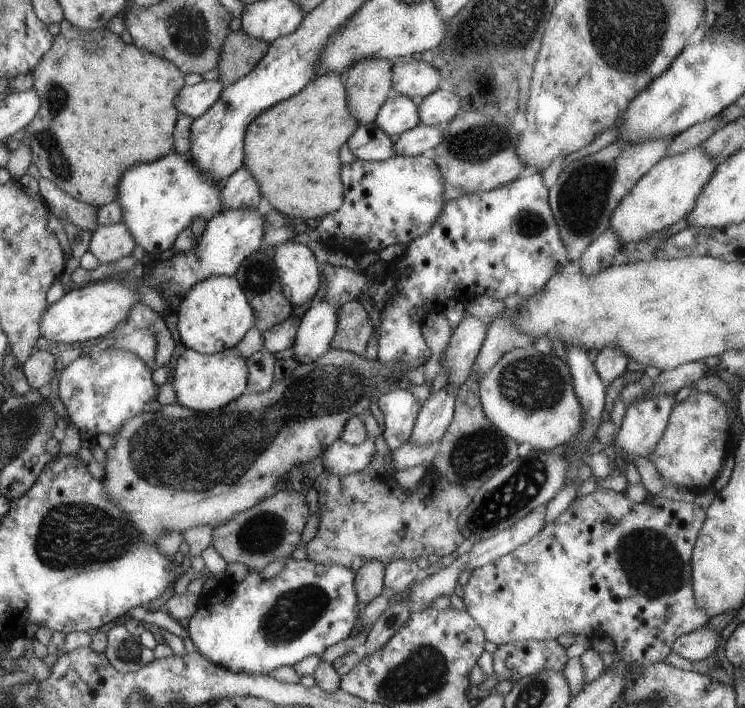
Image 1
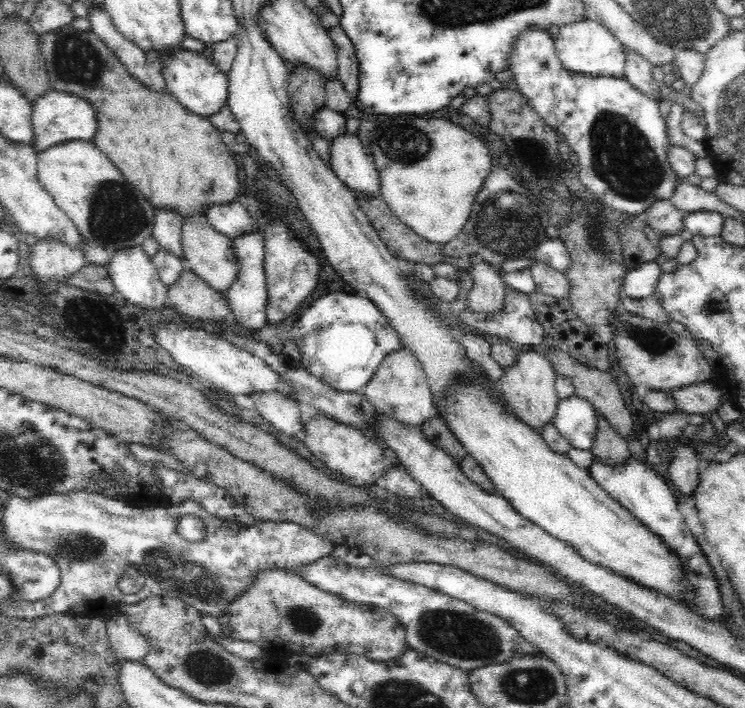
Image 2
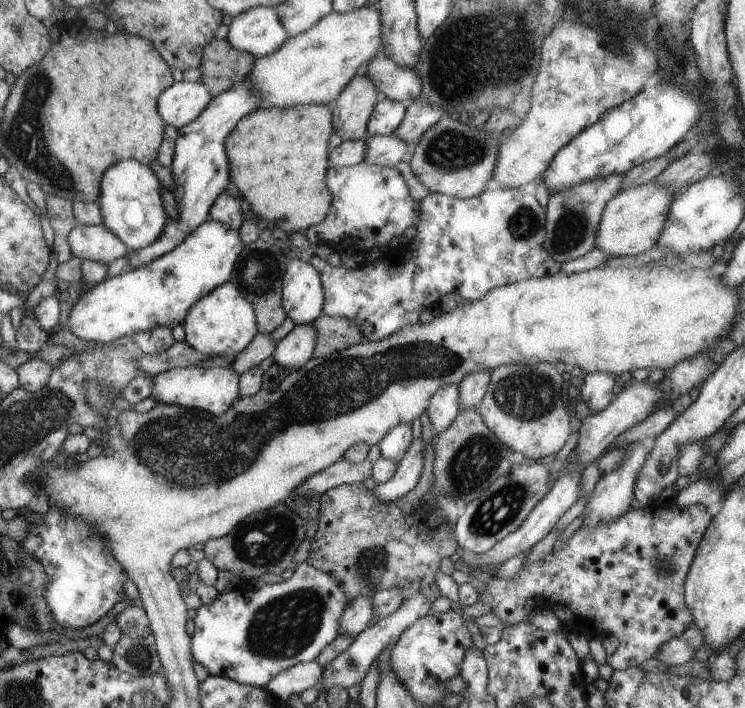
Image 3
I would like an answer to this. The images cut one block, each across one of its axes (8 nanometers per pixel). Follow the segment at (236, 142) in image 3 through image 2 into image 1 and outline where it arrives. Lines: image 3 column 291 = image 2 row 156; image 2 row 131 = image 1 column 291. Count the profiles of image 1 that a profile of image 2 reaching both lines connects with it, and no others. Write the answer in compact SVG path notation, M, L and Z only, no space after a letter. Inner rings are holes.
M319 74L301 92L273 104L251 122L243 148L243 166L253 172L273 210L297 222L325 218L343 206L345 184L341 180L339 148L357 128L359 120L347 106L343 76Z

